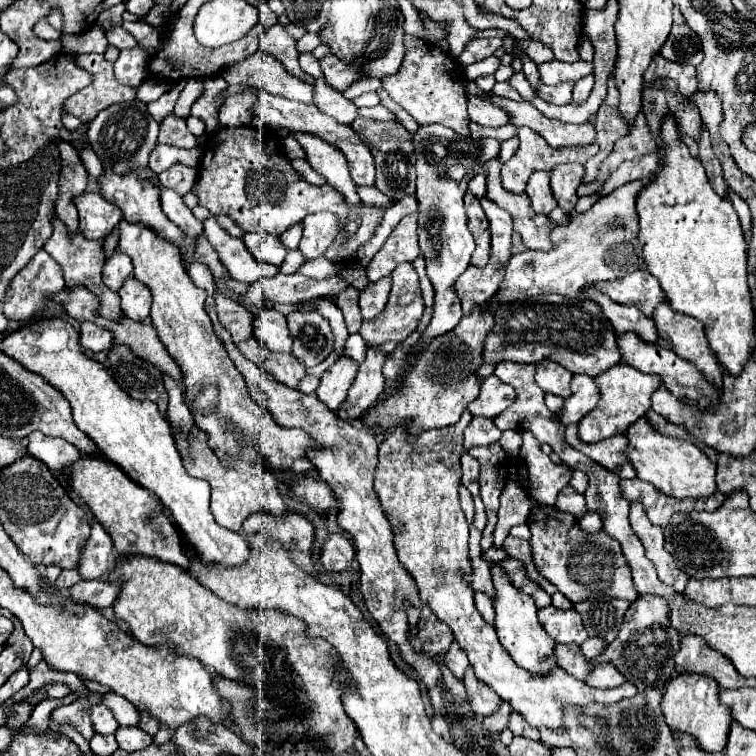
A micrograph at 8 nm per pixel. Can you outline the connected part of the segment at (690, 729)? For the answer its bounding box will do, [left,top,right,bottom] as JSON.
[662,673,732,753]

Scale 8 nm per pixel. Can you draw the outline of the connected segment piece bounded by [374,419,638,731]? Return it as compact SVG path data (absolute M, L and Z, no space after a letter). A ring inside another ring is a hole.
M460 419L450 427L426 431L418 437L406 437L402 429L388 433L378 445L380 457L374 489L394 529L394 547L398 551L400 565L416 581L420 599L454 631L456 641L466 651L476 677L508 701L530 725L544 725L554 731L562 731L562 709L568 703L616 703L624 697L636 695L638 689L628 681L616 689L594 689L570 677L560 667L554 667L548 675L532 675L514 663L508 651L500 645L494 625L486 623L478 613L474 605L474 589L464 579L464 575L472 573L472 561L468 555L468 523L458 503L462 471L460 457L464 453L462 433L468 423L470 419Z

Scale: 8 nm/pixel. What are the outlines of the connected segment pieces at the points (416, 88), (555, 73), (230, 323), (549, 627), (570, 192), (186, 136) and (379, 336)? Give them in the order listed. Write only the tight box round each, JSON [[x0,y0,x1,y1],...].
[[382,35,468,137],[538,61,594,85],[216,291,254,343],[538,605,588,643],[550,163,584,213],[158,115,200,149],[360,263,424,345]]

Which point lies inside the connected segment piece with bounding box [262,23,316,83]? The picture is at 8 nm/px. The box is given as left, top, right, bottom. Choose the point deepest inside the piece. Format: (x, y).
(277, 42)

